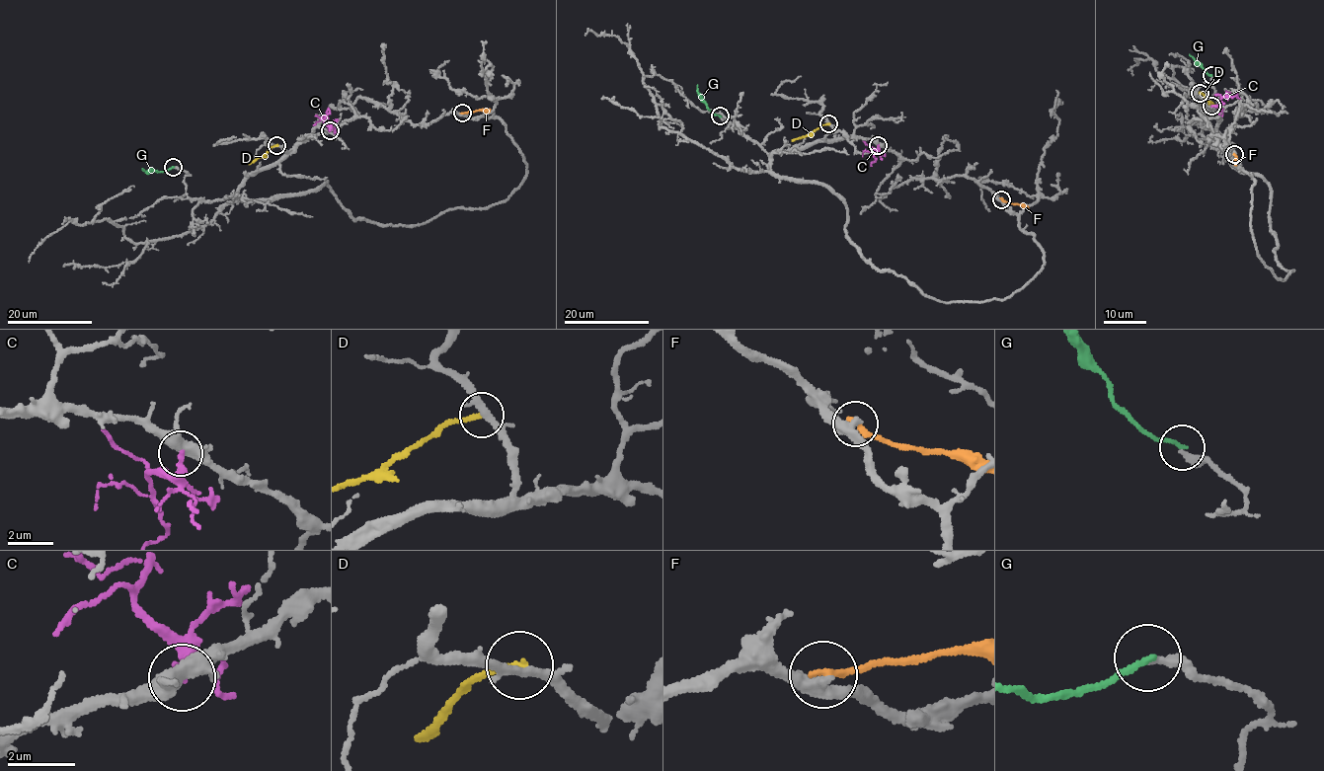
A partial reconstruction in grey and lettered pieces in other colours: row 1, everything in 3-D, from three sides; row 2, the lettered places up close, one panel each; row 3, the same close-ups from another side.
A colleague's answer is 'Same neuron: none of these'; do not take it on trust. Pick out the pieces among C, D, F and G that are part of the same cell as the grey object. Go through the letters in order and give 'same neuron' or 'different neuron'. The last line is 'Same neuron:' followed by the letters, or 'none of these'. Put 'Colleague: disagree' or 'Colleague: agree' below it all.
C: different neuron
D: different neuron
F: different neuron
G: different neuron
Same neuron: none of these
Colleague: agree

